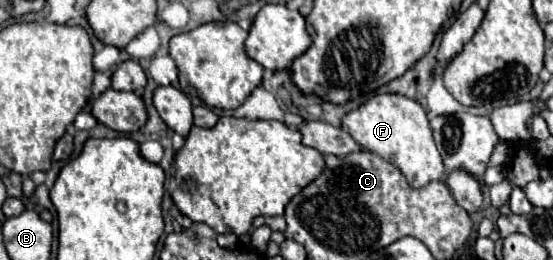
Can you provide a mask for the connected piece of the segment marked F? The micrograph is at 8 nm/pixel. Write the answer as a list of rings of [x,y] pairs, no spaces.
[[[392,92],[374,94],[364,104],[350,110],[342,118],[342,126],[364,150],[396,164],[412,188],[422,188],[430,180],[440,180],[444,174],[444,164],[432,138],[428,114],[414,98]]]

